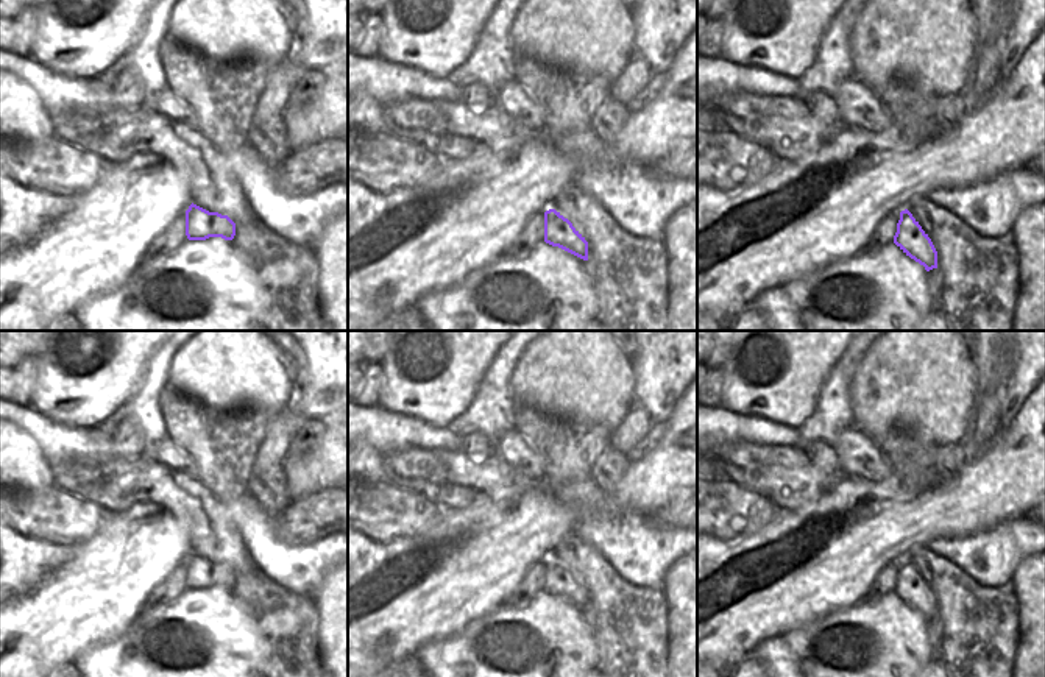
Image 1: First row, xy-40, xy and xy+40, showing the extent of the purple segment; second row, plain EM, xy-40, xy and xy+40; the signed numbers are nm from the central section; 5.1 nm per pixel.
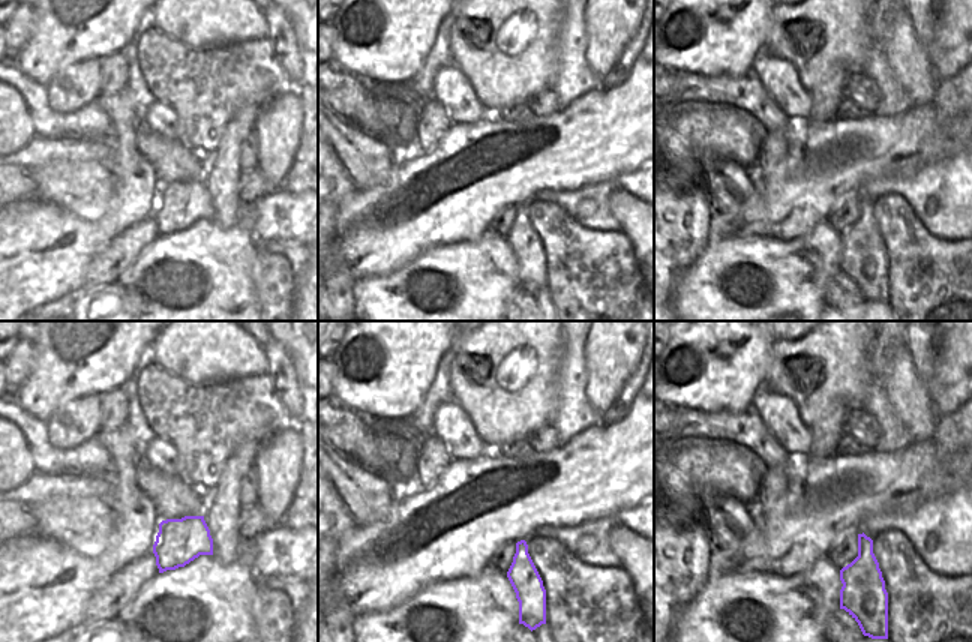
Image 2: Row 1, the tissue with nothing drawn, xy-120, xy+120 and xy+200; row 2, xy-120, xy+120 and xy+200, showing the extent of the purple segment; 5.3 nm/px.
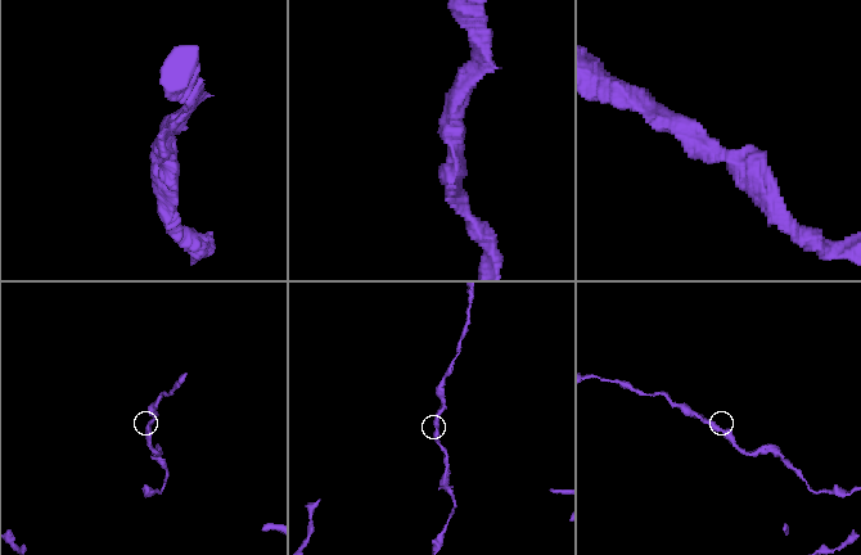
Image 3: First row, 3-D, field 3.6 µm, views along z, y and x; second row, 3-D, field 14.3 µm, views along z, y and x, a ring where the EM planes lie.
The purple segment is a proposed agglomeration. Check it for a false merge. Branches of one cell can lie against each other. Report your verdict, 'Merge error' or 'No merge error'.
No merge error.

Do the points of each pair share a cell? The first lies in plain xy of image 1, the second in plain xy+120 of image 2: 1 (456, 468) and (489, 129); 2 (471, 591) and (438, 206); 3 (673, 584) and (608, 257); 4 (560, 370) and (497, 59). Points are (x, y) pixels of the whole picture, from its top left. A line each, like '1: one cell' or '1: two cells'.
1: two cells
2: one cell
3: two cells
4: one cell

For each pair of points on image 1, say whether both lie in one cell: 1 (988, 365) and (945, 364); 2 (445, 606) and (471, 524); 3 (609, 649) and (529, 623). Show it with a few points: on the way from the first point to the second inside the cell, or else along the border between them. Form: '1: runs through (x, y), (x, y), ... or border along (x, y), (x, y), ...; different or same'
1: border along (969, 351), (977, 373), (978, 392); different
2: runs through (445, 585), (471, 557), (471, 545); same
3: border along (585, 610), (593, 629), (598, 660); different

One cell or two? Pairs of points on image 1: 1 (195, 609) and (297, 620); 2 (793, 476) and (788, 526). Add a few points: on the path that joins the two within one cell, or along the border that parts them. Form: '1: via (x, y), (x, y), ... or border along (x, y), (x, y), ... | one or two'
1: border along (231, 590), (250, 610), (265, 641), (265, 649) | two
2: border along (822, 495), (800, 507), (782, 512) | two

